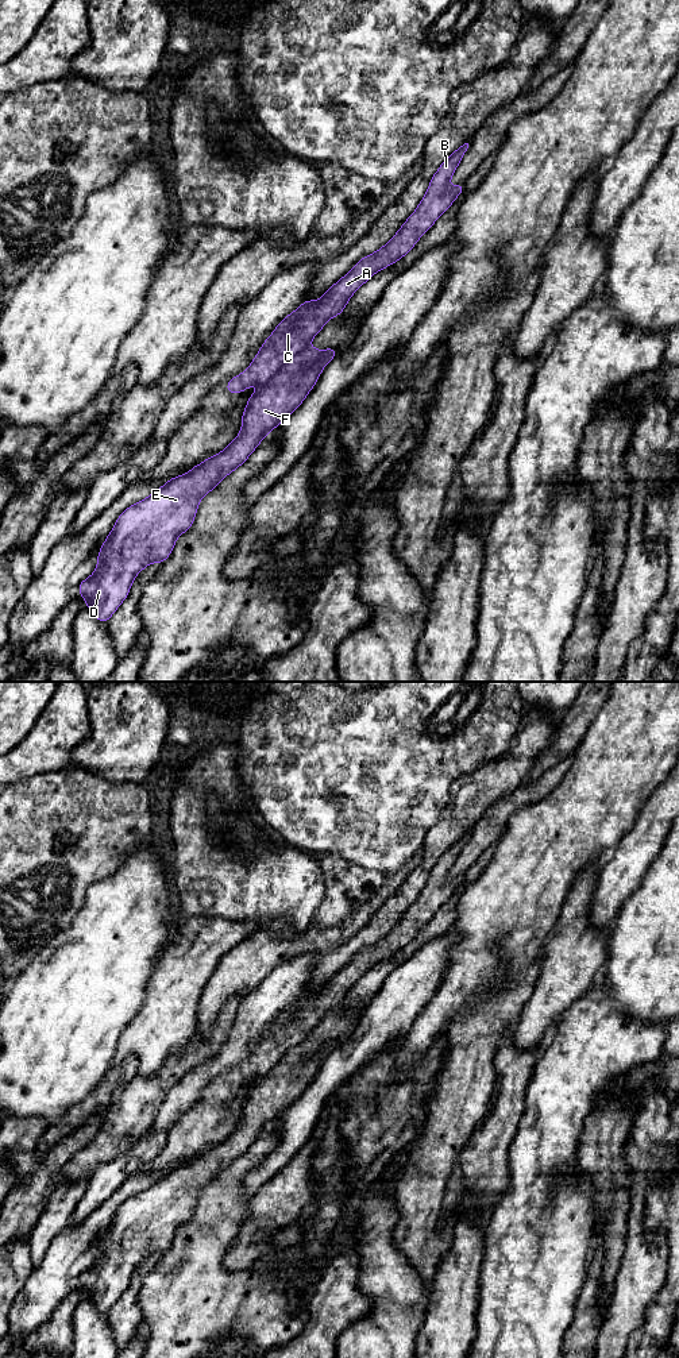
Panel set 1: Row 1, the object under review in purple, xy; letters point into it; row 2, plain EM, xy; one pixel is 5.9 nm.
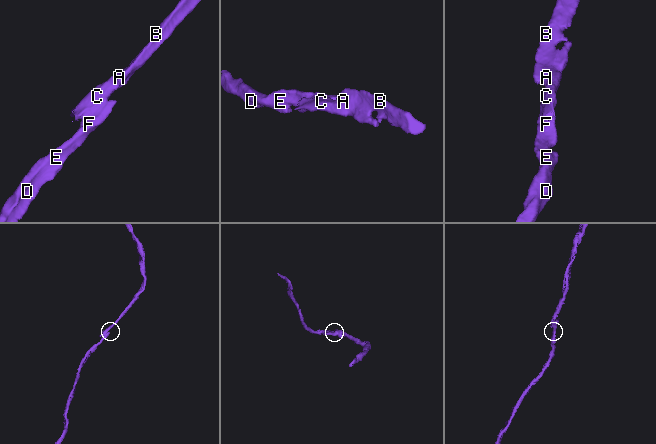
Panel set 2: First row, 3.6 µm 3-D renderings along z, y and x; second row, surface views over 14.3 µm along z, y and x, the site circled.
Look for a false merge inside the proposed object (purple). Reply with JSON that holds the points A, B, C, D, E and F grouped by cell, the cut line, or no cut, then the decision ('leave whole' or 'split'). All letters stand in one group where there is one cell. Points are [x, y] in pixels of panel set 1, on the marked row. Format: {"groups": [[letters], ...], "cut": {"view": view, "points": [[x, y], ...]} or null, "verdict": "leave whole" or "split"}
{"groups": [["A", "B", "C"], ["D", "E", "F"]], "cut": {"view": "xy", "points": [[308, 344], [293, 354], [259, 385]]}, "verdict": "split"}

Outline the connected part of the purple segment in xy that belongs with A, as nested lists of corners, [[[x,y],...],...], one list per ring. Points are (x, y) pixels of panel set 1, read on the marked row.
[[[464,143],[440,165],[416,211],[383,247],[363,256],[317,301],[306,298],[275,327],[251,364],[225,383],[228,393],[238,394],[254,383],[265,383],[273,371],[278,371],[293,355],[305,350],[328,320],[343,312],[352,294],[364,282],[414,247],[464,190],[464,184],[452,188],[450,181],[467,148],[468,143]]]

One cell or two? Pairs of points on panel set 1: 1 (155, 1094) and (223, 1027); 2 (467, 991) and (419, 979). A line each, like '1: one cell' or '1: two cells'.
1: one cell
2: two cells

